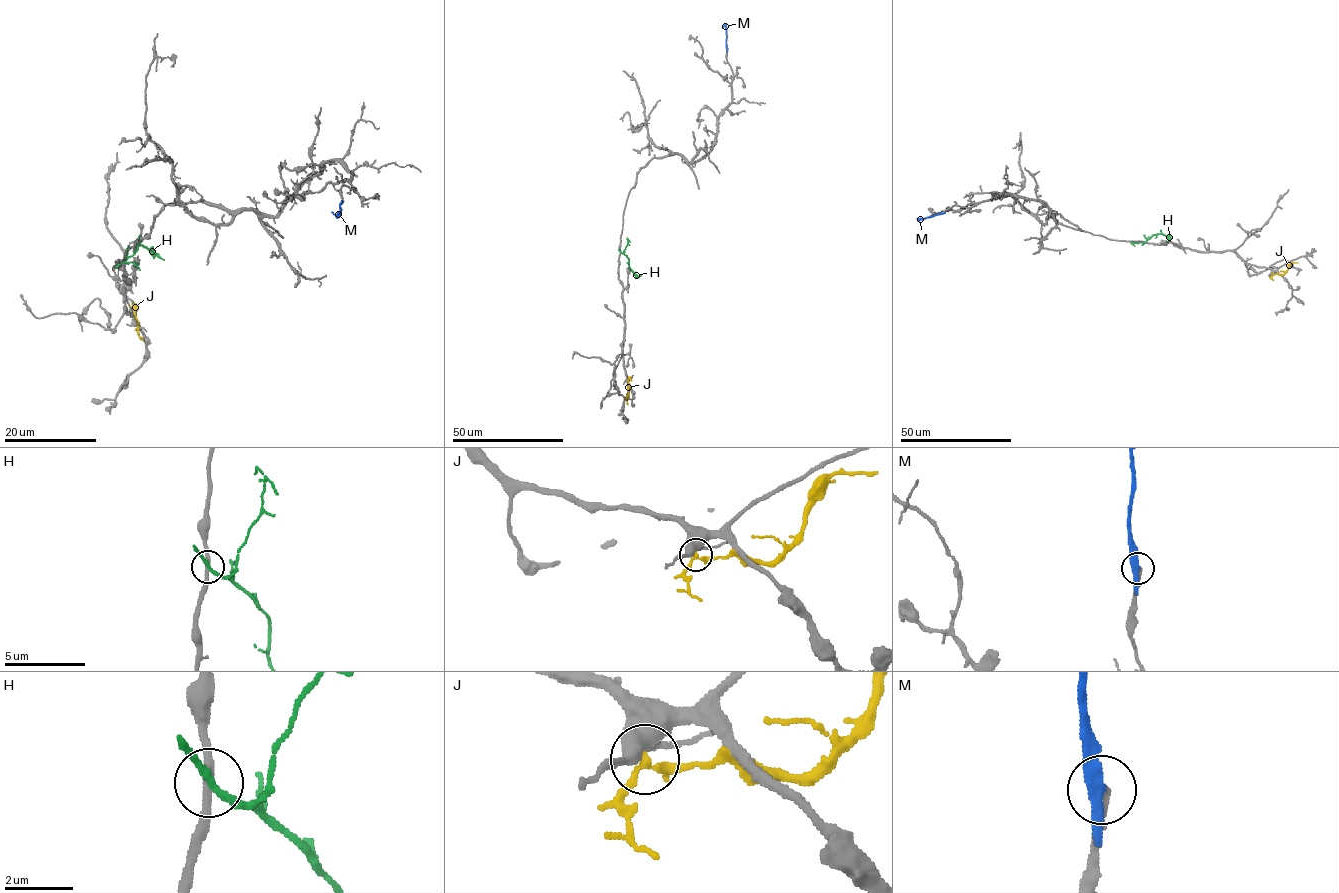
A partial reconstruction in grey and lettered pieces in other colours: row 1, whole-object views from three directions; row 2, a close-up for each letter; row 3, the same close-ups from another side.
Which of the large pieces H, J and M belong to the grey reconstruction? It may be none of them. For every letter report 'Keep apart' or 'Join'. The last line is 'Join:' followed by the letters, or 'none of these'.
H: Keep apart
J: Keep apart
M: Keep apart
Join: none of these

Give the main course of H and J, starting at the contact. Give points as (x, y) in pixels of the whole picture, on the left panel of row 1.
H: (120, 263), (140, 245), (149, 248), (164, 259)
J: (137, 327), (135, 303)

